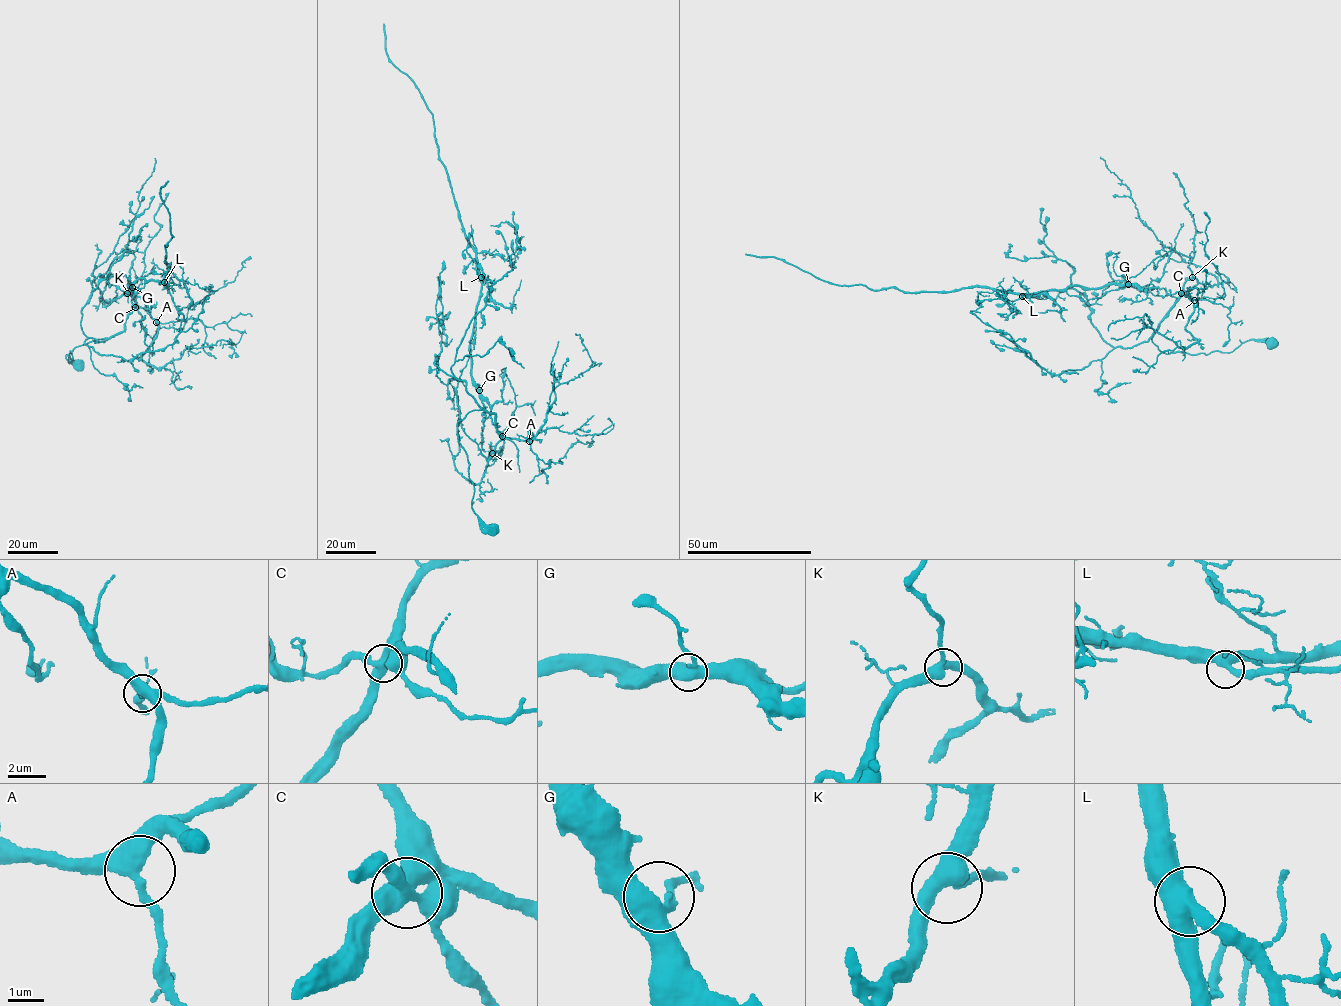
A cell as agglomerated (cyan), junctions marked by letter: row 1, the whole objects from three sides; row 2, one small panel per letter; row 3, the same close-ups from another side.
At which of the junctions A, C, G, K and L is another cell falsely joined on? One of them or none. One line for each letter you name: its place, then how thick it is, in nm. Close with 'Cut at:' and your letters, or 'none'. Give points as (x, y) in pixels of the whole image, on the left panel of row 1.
C: place (135, 307); calibre 480 nm
Cut at: C

